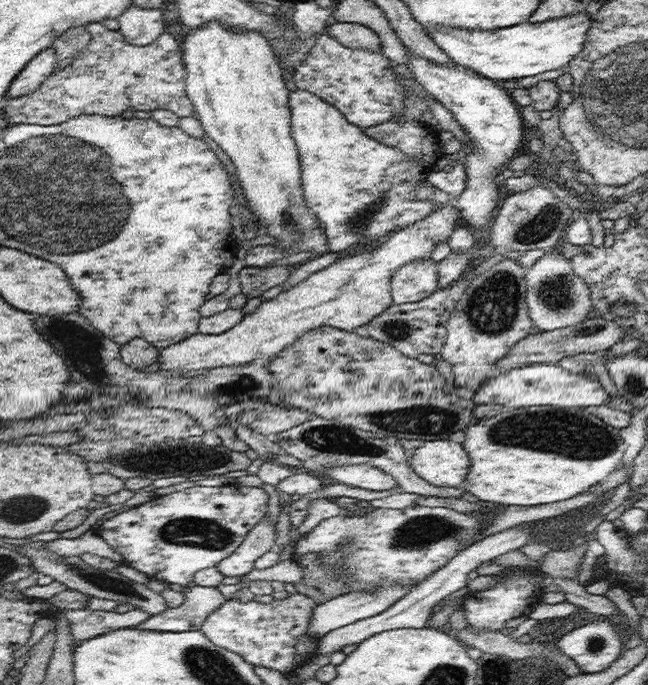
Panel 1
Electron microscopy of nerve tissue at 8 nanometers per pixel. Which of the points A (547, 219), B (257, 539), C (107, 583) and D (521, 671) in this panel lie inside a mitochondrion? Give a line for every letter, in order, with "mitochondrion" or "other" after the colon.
A: mitochondrion
B: mitochondrion
C: mitochondrion
D: other

